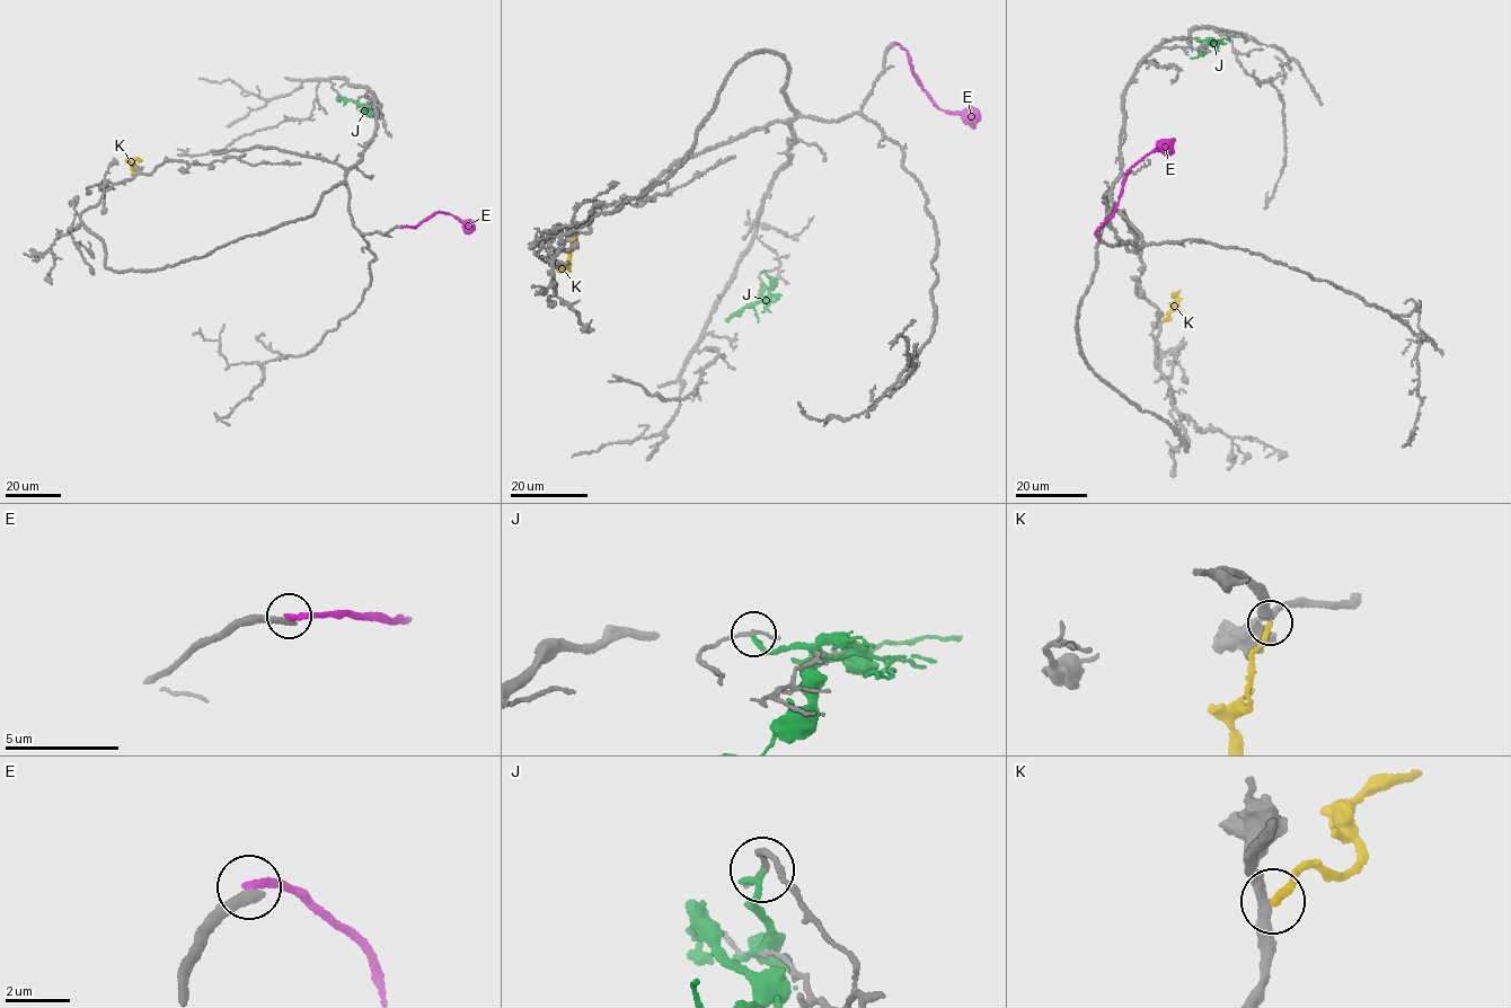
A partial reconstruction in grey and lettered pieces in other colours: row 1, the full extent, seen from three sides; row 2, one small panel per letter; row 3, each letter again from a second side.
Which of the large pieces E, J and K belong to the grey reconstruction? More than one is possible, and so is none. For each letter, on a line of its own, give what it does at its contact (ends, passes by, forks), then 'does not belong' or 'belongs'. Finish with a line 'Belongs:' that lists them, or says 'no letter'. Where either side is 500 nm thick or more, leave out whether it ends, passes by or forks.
E: it ends | does not belong
J: it ends | does not belong
K: it ends | does not belong
Belongs: no letter

